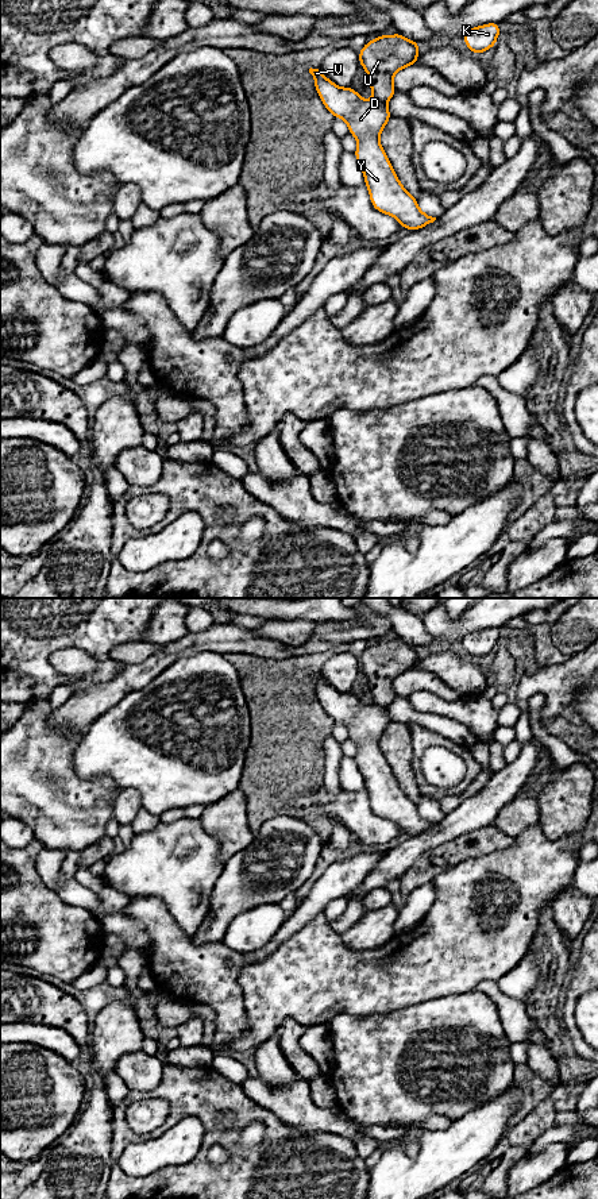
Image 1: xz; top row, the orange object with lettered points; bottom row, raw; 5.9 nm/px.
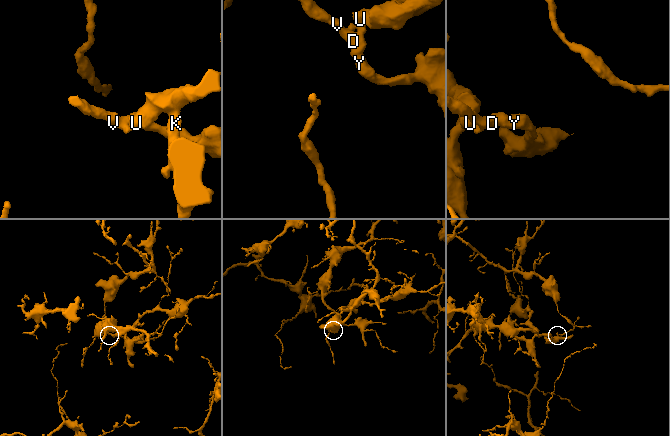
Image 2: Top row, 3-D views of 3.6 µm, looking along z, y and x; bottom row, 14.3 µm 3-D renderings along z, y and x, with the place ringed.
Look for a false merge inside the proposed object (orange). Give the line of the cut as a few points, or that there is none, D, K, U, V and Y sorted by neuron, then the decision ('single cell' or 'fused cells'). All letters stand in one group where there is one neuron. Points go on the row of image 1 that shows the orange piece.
cut xz (374, 97), (386, 103); groups D V Y / K U; fused cells

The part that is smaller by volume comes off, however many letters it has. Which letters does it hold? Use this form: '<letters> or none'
K, U

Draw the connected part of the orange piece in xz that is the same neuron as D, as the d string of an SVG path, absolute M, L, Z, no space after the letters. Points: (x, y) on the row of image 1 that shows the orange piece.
M310 68L309 73L315 77L323 104L335 117L348 124L350 134L358 140L354 154L363 171L373 207L396 217L409 231L433 223L436 217L421 212L417 198L401 185L381 146L379 135L391 117L387 103L377 99L362 100L351 86L337 86L319 69Z

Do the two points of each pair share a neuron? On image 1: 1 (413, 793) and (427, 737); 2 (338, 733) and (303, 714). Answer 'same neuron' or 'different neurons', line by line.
1: different neurons
2: different neurons

